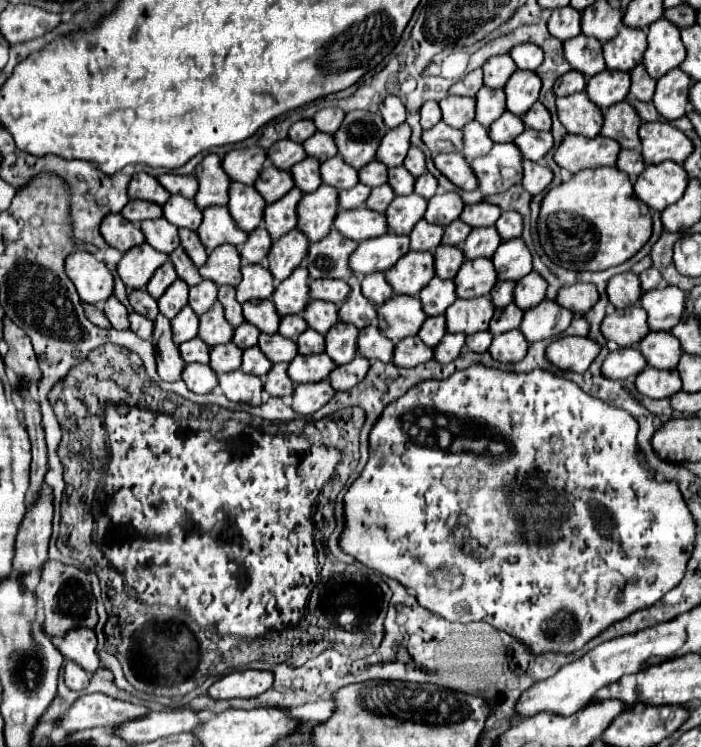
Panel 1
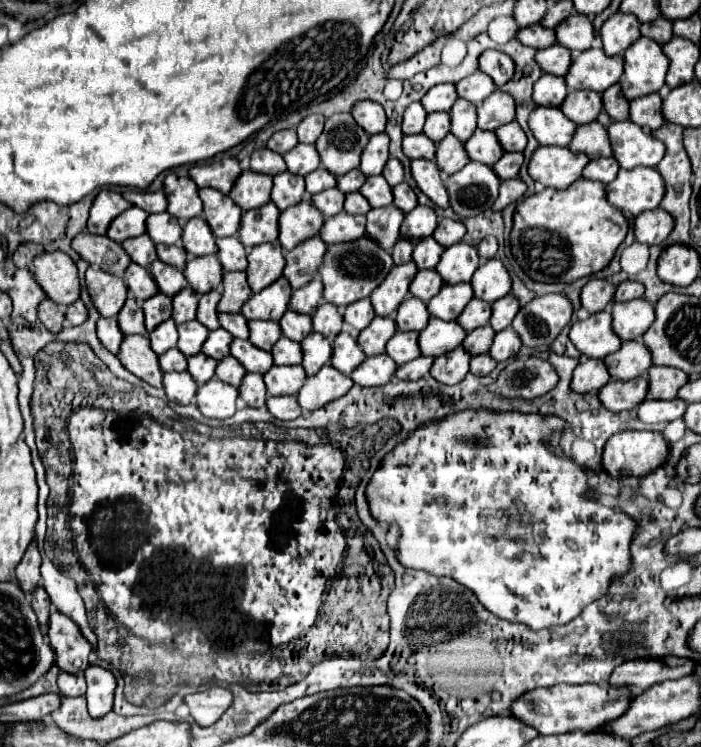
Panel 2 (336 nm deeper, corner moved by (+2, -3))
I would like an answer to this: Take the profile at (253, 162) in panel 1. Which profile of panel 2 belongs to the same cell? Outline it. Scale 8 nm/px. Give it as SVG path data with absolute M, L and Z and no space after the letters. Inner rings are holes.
M221 158L215 162L205 162L205 164L195 164L189 168L189 176L191 180L203 188L203 186L211 186L217 188L223 194L229 194L237 176L241 176L241 166L237 162L237 158Z

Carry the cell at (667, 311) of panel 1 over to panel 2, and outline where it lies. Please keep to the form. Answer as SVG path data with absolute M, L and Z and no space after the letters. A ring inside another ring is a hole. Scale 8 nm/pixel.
M645 298L613 304L613 328L621 340L635 340L643 336L653 320L655 306Z

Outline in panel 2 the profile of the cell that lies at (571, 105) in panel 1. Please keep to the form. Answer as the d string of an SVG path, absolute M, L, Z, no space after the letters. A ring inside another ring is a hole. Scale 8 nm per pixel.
M537 106L529 116L529 128L543 146L569 146L577 124L573 124L573 120L569 120L561 108Z

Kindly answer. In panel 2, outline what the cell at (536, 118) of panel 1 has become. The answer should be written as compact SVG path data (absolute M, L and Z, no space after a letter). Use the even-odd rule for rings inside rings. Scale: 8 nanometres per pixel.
M517 120L497 128L495 134L497 134L503 150L507 150L507 152L523 152L527 146L527 136Z

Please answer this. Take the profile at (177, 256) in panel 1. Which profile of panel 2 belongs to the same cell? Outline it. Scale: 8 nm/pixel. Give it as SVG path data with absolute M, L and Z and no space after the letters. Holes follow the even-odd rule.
M155 260L151 264L151 274L159 286L159 290L167 296L175 296L179 290L183 290L187 286L187 280L183 276L183 272L175 266L169 266L169 264L163 264L161 260Z

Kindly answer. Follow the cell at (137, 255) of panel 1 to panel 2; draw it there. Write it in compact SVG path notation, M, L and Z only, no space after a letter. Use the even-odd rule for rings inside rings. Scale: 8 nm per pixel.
M89 266L85 274L85 282L101 316L117 316L117 312L123 308L129 294L125 280L107 274L97 266Z

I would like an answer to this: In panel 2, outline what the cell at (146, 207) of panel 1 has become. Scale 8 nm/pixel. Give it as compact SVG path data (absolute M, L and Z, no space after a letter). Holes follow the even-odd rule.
M133 206L129 210L125 210L123 214L119 214L109 230L107 230L107 236L111 236L115 242L123 242L127 238L133 238L133 236L141 236L145 234L145 220L149 218L147 212L143 212L141 208Z

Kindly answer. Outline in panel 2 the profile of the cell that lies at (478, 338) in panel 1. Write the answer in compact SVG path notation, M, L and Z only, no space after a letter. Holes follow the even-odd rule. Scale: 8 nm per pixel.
M459 346L439 358L435 358L433 362L433 368L431 368L431 376L435 380L439 380L441 384L459 384L465 374L469 372L469 360L471 360L471 354Z

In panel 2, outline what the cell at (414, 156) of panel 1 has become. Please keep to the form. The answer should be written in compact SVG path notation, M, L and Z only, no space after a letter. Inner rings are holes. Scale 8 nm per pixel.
M391 158L383 170L383 176L385 180L391 184L391 186L397 186L399 182L403 182L405 178L405 170L403 170L403 164L397 160L397 158Z

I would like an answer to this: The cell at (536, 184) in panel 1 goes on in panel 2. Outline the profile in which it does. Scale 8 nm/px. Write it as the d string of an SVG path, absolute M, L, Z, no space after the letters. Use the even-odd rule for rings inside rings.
M513 178L513 180L503 180L501 190L499 190L499 198L495 200L493 208L503 210L505 206L517 202L523 198L523 194L527 192L527 184L521 178Z

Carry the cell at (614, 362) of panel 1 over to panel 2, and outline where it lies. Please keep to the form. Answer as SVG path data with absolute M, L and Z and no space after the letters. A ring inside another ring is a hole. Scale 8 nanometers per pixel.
M587 358L585 362L581 362L575 368L573 380L571 380L571 388L575 392L601 390L609 380L611 378L609 378L609 370L605 368L605 362L597 360L597 358Z

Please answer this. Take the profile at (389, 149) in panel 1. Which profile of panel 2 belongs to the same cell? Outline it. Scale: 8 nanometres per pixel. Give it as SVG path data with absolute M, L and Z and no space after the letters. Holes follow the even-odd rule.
M385 132L371 136L371 140L369 140L369 144L361 156L363 174L365 176L381 174L387 160L389 160L389 136Z

